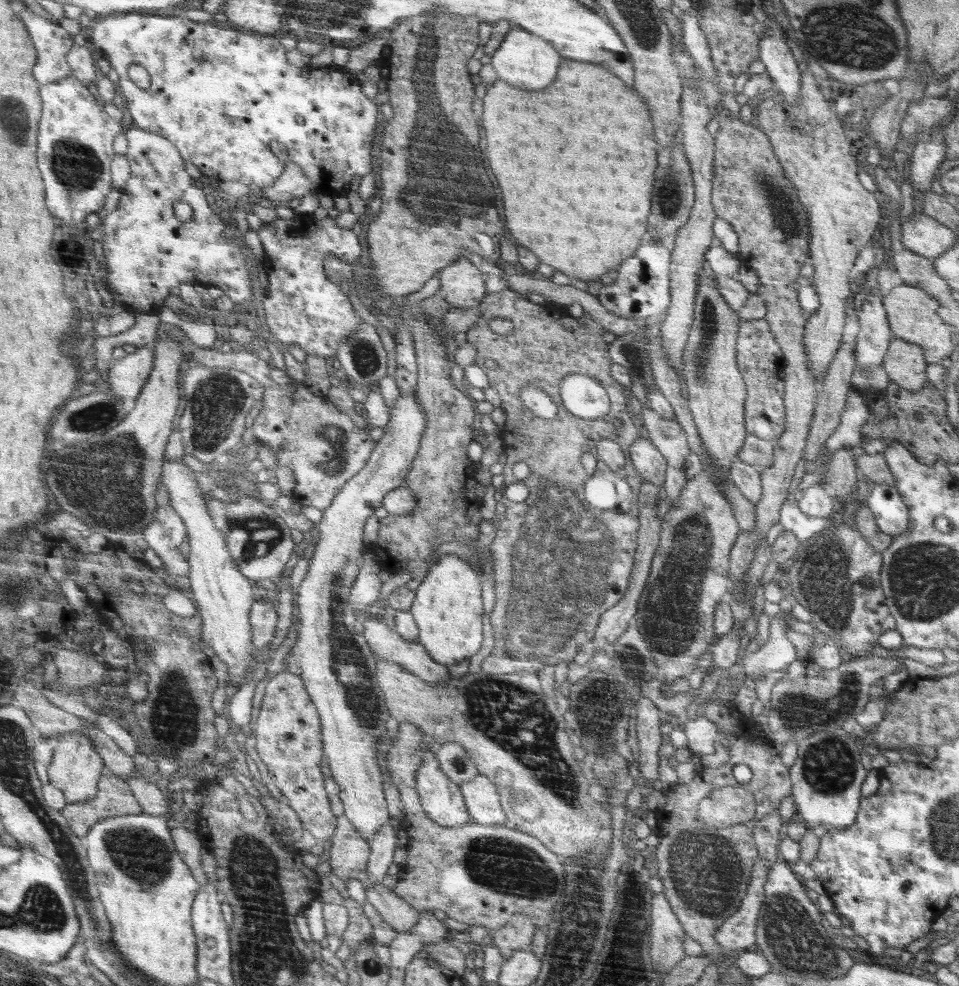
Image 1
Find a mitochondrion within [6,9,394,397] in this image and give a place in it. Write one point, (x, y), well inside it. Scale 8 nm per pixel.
(76, 168)

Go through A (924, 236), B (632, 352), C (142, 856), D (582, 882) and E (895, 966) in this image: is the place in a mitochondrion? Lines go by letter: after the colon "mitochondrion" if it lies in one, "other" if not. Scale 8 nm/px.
A: other
B: mitochondrion
C: mitochondrion
D: mitochondrion
E: other

